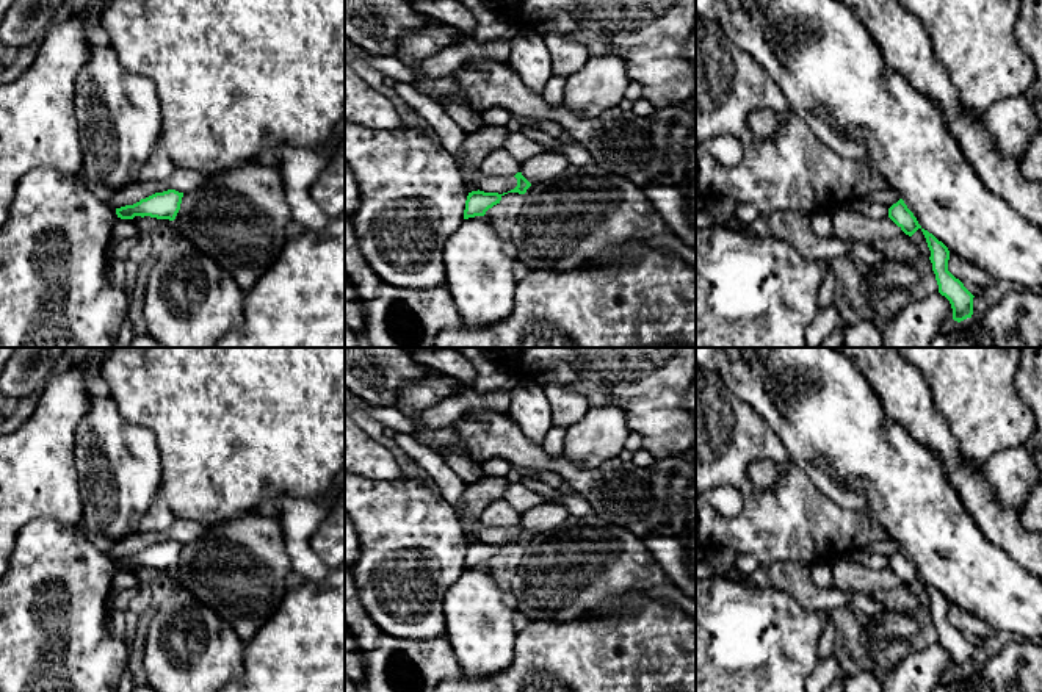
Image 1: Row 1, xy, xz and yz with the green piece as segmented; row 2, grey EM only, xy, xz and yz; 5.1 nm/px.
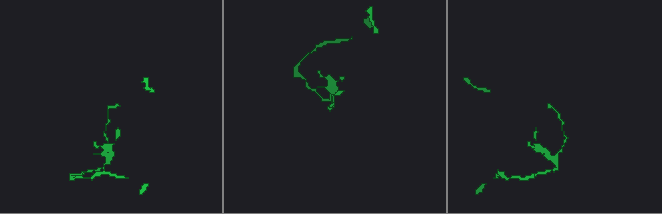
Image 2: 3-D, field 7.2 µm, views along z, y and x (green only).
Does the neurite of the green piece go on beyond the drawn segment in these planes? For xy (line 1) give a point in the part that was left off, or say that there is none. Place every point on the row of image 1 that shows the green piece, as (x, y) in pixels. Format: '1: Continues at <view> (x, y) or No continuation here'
1: No continuation here

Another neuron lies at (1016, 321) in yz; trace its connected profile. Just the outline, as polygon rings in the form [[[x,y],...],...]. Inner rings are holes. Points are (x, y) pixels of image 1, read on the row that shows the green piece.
[[[1022,288],[1008,293],[987,308],[978,324],[992,337],[993,348],[1042,348],[1042,291]]]

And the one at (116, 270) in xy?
[[[110,257],[107,274],[116,288],[125,288],[125,265],[122,258]]]

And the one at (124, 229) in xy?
[[[118,218],[113,232],[111,232],[111,240],[119,241],[119,240],[127,240],[127,241],[135,241],[141,235],[139,227],[132,222],[130,219],[121,219]]]

